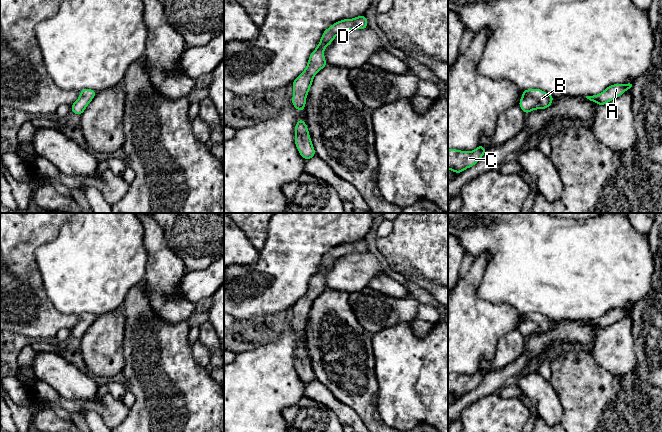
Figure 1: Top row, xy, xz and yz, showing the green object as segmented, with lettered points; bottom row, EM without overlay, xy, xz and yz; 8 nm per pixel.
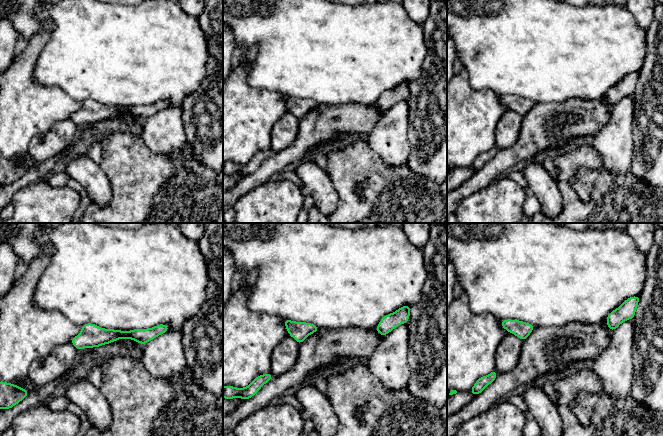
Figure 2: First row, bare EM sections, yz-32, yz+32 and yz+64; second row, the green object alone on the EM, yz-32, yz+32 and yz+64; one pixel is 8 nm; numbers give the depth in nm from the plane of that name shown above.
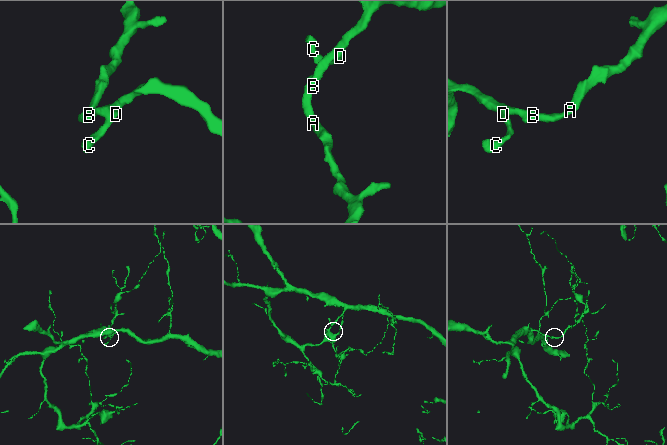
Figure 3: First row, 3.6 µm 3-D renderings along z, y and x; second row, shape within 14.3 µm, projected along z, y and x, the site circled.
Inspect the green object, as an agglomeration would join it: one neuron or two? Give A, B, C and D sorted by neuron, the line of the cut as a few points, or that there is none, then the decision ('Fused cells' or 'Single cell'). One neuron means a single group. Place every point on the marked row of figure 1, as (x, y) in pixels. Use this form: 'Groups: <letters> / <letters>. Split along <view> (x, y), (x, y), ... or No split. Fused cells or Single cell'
Groups: A B C D. No split. Single cell

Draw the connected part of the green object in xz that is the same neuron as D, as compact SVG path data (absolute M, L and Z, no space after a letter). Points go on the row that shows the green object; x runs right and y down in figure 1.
M364 14L353 19L343 19L338 21L323 32L318 46L309 56L305 70L291 83L294 90L292 104L296 109L300 112L304 111L306 96L312 85L313 78L327 65L324 57L324 49L332 43L338 34L348 30L361 30L367 27L368 21Z

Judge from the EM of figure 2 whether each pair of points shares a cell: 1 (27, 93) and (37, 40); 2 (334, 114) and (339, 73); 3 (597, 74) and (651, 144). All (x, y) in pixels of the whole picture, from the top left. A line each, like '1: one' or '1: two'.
1: one
2: two
3: two

